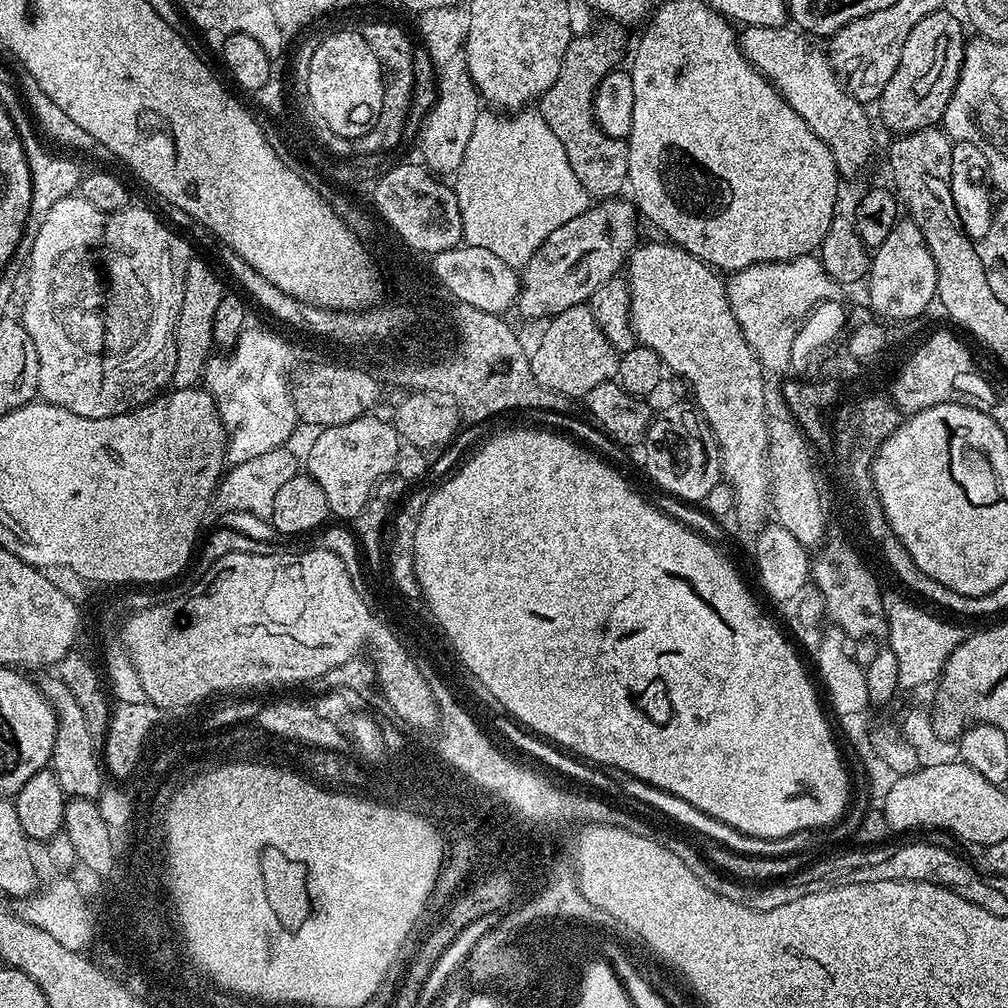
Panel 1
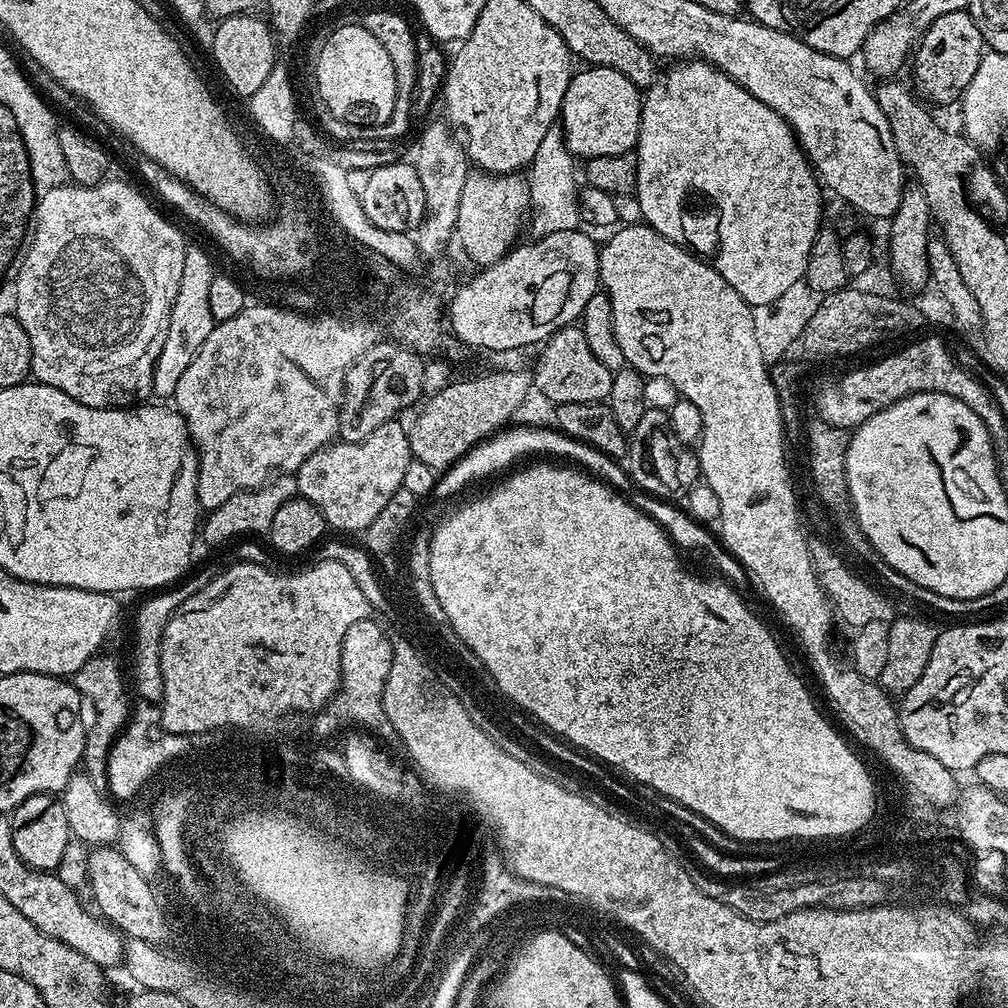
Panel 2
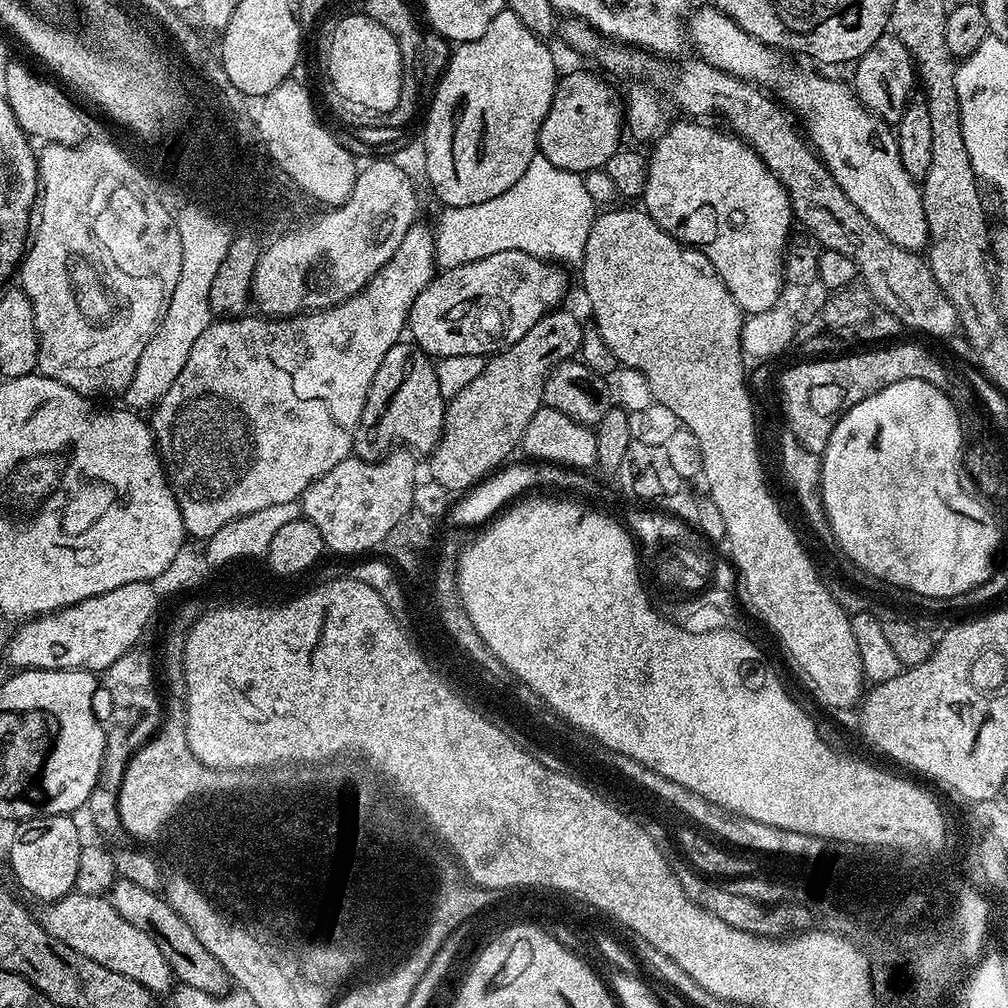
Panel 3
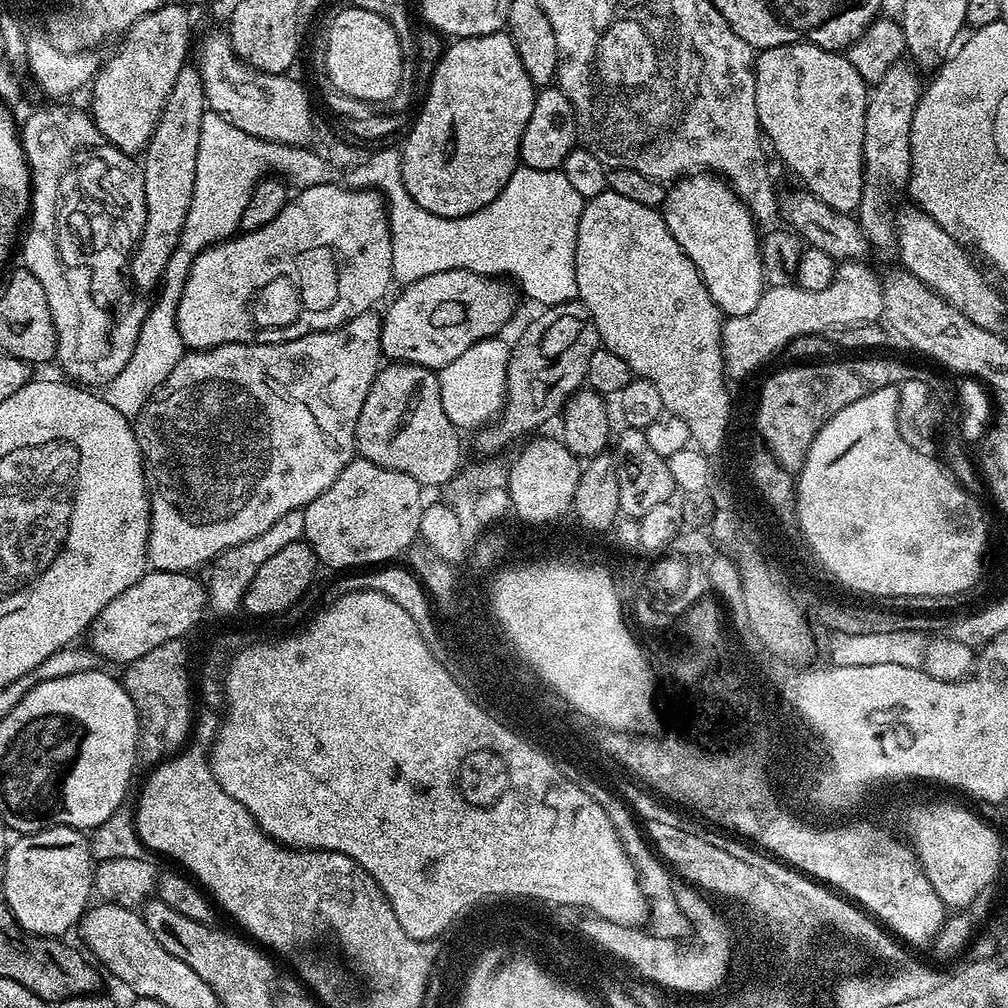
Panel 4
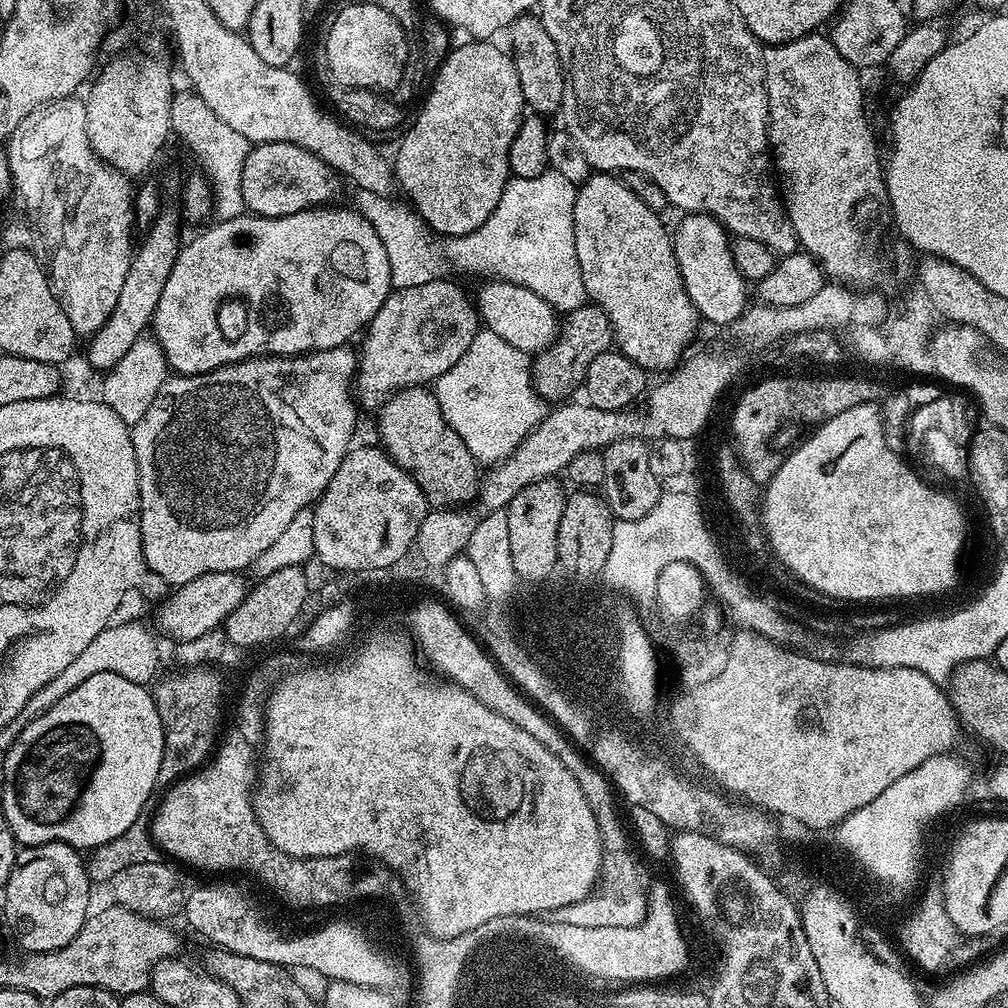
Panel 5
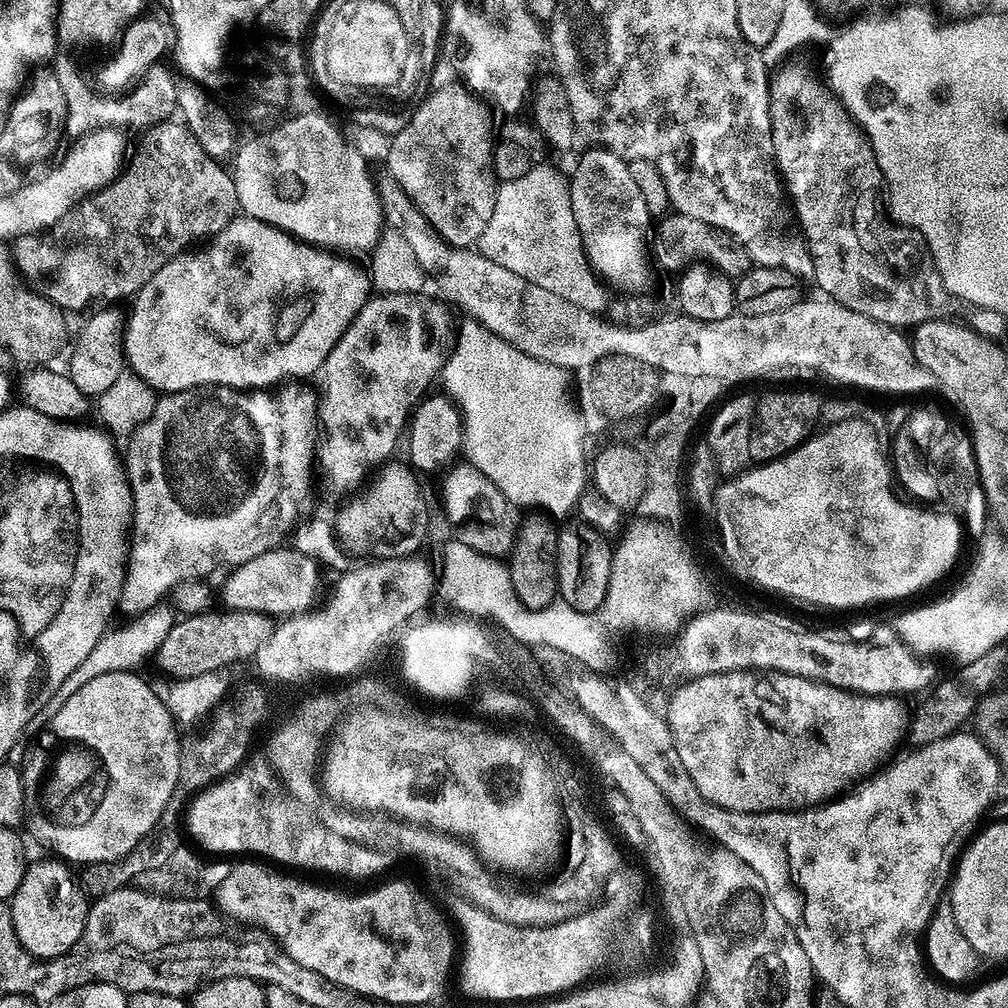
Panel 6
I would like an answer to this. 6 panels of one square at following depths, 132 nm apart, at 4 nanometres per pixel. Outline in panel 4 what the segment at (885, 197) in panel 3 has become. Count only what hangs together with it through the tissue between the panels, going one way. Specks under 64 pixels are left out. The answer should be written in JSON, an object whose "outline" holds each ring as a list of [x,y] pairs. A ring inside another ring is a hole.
{"outline":[[[908,206],[904,217],[898,220],[895,247],[900,250],[903,271],[921,280],[931,292],[936,292],[946,302],[950,302],[950,306],[966,314],[970,322],[983,328],[993,327],[992,316],[999,314],[1004,304],[1003,298],[986,284],[985,278],[968,257],[969,249],[946,234],[938,222],[934,222],[919,208]]]}

